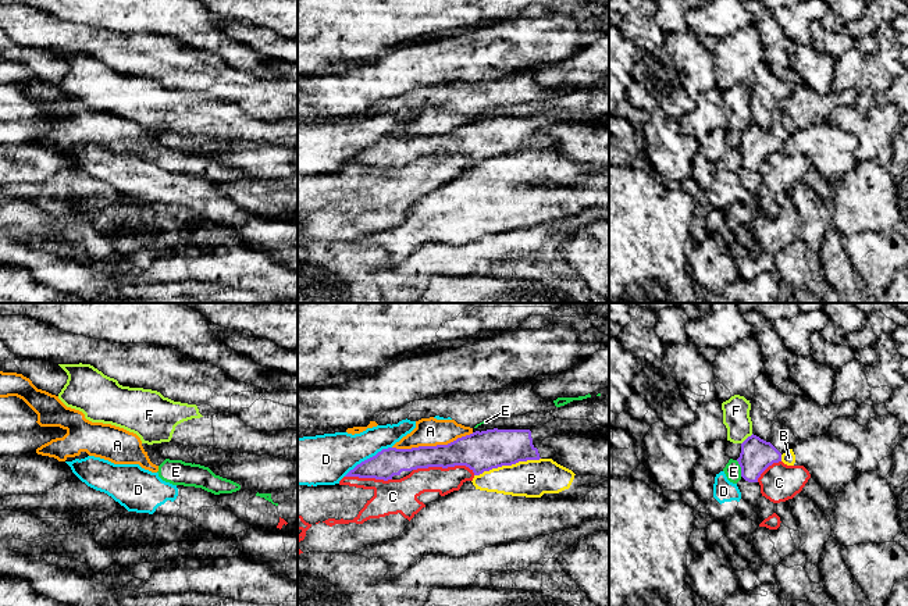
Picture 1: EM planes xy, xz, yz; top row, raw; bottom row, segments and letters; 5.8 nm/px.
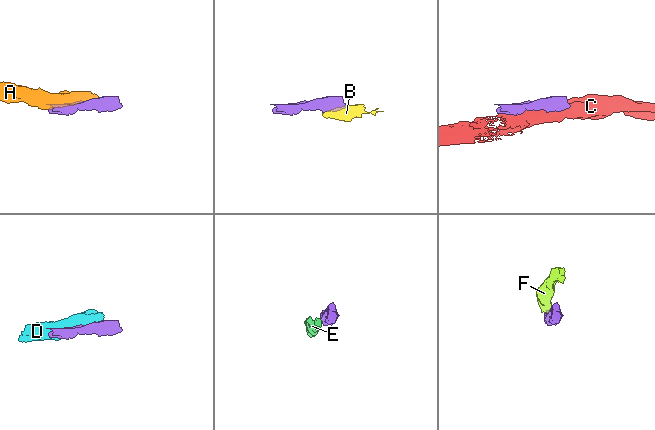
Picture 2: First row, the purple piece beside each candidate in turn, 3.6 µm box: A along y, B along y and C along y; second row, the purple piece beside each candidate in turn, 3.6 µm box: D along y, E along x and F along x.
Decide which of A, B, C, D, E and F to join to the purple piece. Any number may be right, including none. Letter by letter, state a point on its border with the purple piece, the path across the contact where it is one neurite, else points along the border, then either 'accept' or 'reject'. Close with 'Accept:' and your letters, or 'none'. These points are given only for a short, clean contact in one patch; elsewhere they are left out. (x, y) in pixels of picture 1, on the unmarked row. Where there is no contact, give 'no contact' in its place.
A: meets purple in xz at (433, 135); reject
B: meets purple in xz at (506, 153); border along xz (540, 146), (502, 153), (474, 164); reject
C: meets purple in xz at (444, 156); reject
D: meets purple in xz at (367, 148); reject
E: meets purple in yz at (741, 157); border along yz (736, 149), (741, 164); reject
F: meets purple in yz at (747, 127); border along yz (752, 123), (741, 132); reject
Accept: none

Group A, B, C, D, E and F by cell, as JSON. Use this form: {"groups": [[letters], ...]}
{"groups": [["A", "E"], ["B"], ["C"], ["D"], ["F"]]}

